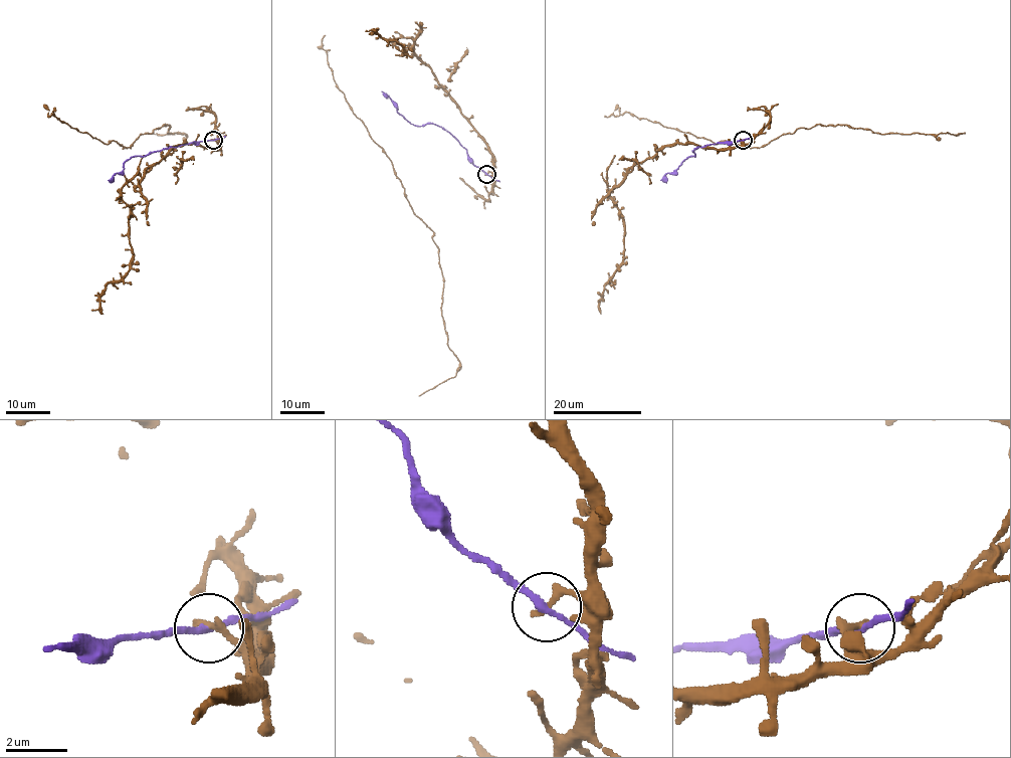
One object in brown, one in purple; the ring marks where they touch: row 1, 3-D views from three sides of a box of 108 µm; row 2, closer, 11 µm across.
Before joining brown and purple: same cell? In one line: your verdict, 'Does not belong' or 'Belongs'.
Does not belong

